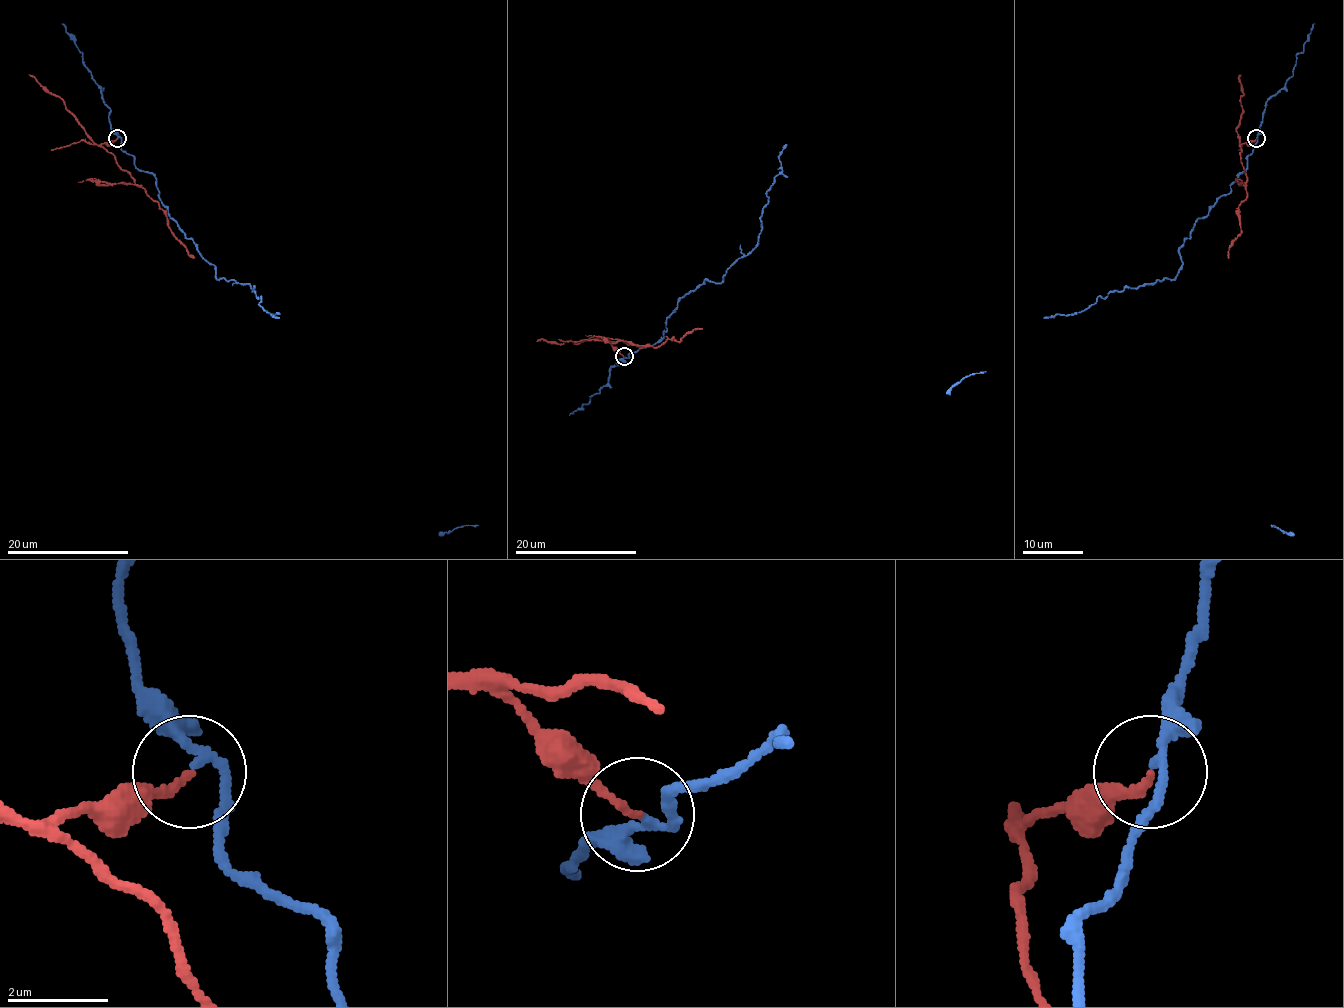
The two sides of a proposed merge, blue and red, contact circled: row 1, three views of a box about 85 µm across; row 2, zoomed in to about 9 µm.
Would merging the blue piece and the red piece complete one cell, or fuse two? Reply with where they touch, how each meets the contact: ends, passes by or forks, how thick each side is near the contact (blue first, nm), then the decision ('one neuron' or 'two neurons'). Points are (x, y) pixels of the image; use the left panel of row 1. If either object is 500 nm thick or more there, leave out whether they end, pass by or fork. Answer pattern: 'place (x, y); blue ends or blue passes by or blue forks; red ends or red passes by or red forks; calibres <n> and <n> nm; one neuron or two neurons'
place (117, 138); blue passes by; red ends; calibres 150 and 140 nm; two neurons

